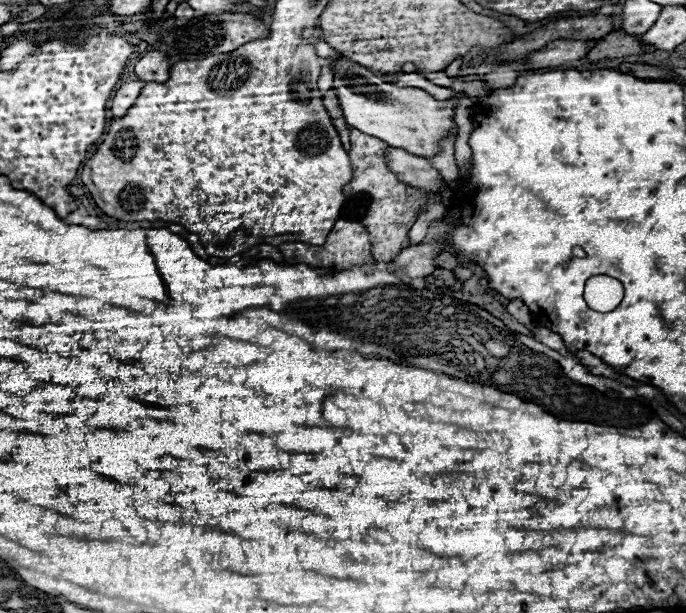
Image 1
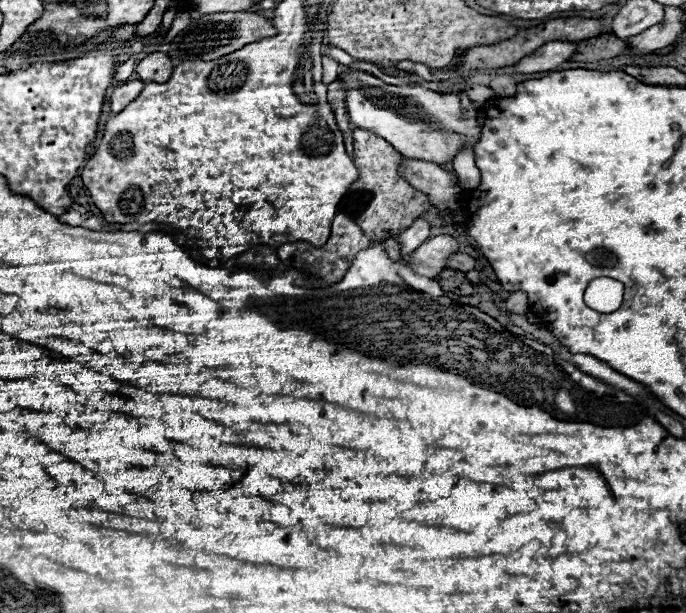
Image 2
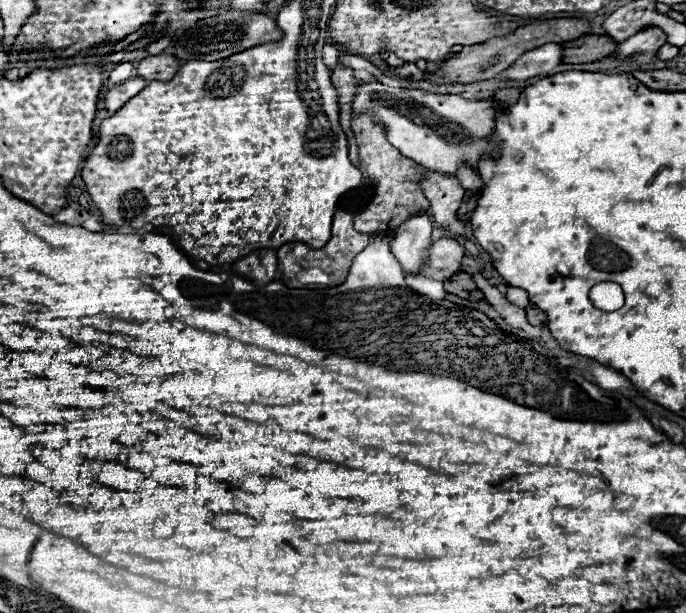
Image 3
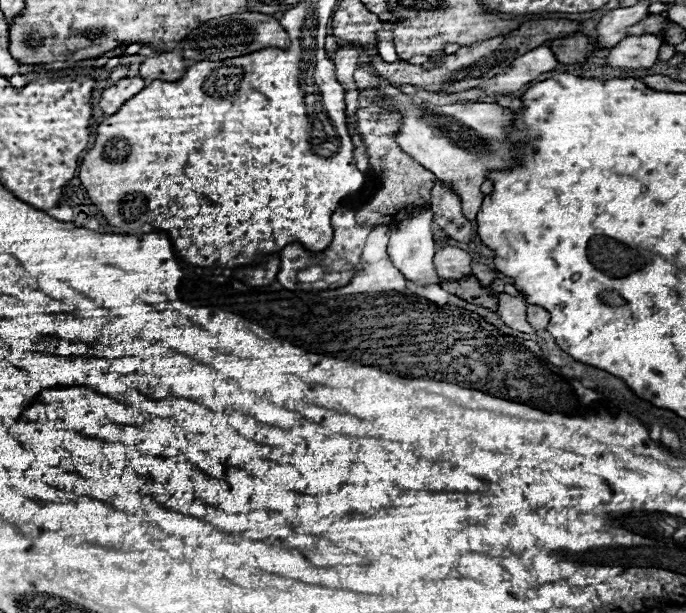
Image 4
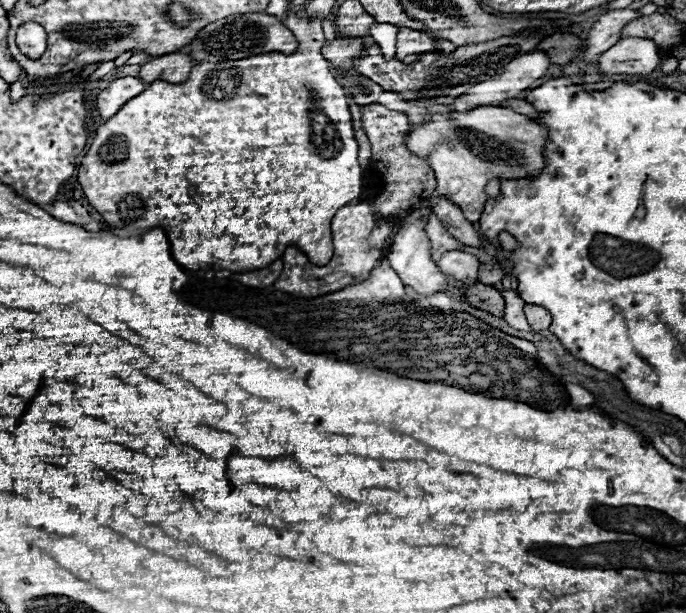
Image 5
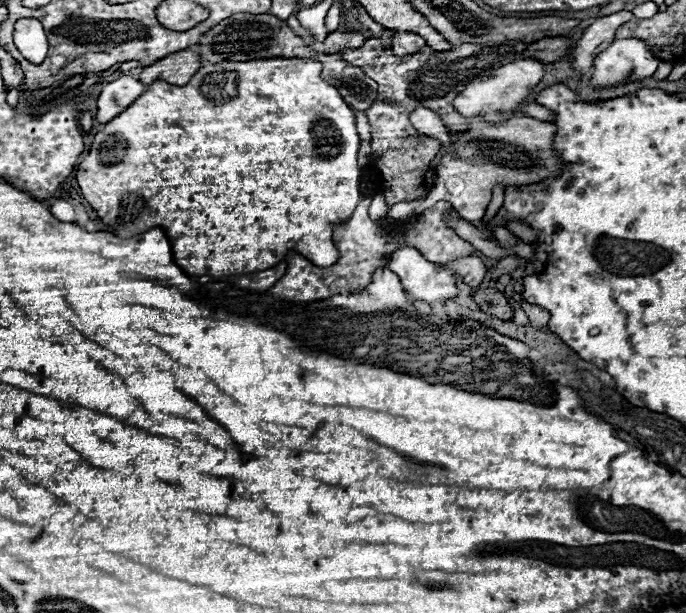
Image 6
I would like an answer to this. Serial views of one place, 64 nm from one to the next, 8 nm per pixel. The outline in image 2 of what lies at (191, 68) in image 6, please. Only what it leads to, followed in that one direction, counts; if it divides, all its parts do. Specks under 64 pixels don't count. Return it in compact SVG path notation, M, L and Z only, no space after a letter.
M154 52L138 62L136 74L144 82L168 82L172 76L172 70L174 70L174 64L170 56L164 52Z

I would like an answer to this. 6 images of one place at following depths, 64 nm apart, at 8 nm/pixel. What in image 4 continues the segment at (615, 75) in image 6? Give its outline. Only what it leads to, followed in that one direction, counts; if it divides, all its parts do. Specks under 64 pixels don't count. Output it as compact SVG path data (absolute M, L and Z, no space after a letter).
M654 34L644 36L626 36L606 56L606 66L624 68L624 70L648 70L658 60L658 48L662 38Z

